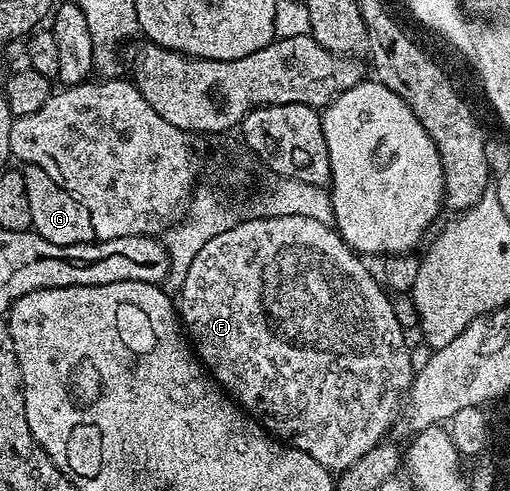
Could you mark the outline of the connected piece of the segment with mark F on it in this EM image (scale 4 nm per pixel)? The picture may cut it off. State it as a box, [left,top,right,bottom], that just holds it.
[176,216,416,474]

